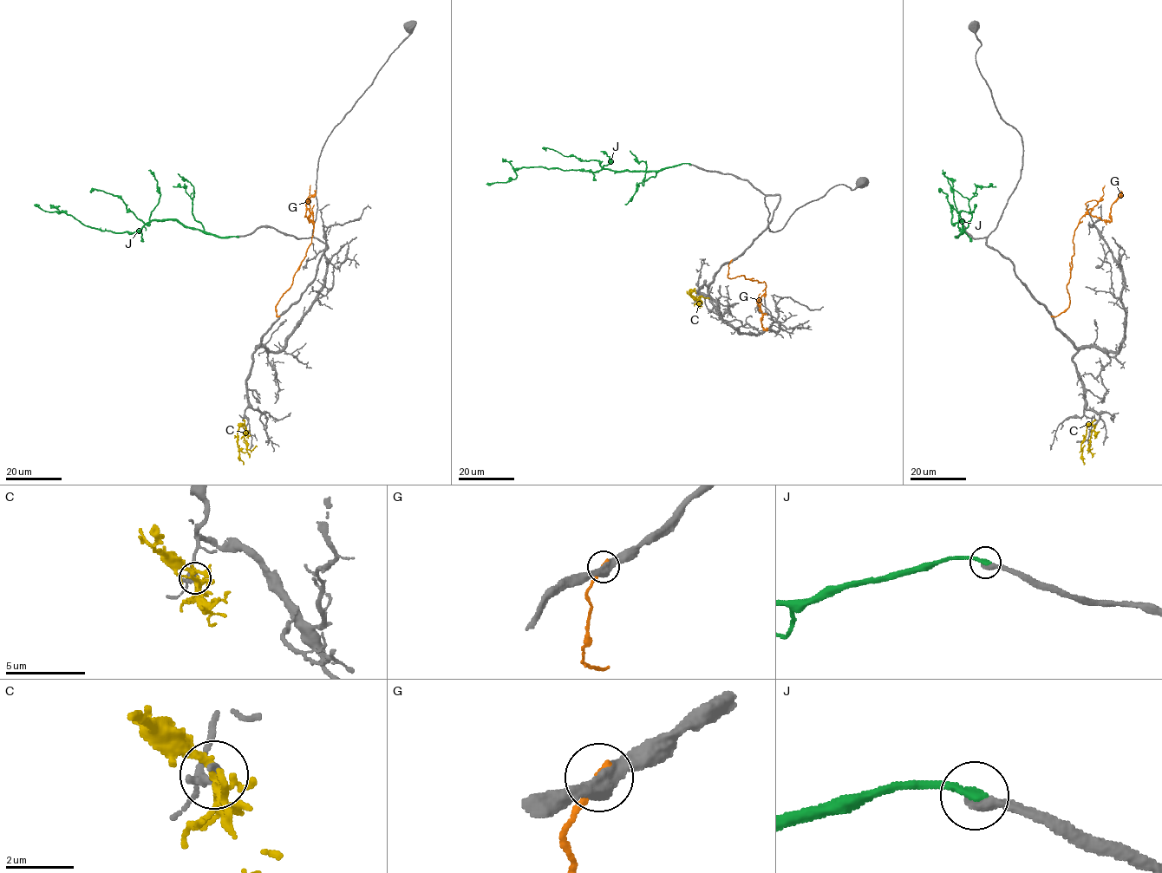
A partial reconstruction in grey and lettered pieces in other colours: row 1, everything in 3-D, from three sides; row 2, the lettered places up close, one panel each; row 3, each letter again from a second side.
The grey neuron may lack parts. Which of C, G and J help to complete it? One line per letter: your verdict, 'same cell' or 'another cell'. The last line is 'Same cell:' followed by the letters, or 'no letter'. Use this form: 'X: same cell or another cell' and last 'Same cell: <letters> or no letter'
C: another cell
G: another cell
J: same cell
Same cell: J

